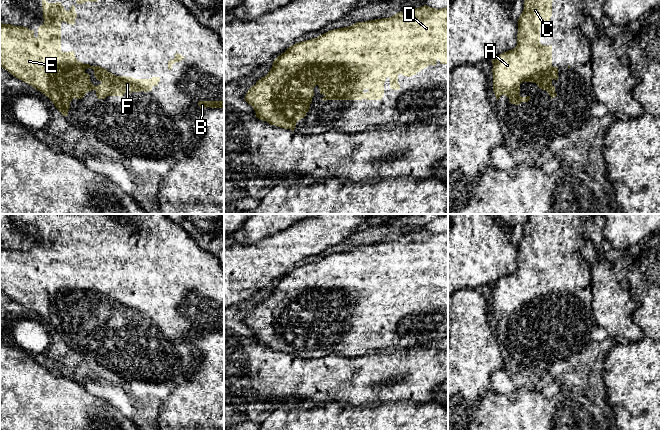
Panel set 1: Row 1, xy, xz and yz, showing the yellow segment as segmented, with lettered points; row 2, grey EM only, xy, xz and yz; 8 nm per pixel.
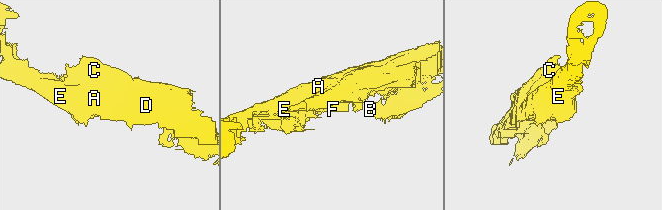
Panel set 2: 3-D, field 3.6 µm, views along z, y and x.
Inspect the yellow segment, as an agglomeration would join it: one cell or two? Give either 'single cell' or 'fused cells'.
single cell

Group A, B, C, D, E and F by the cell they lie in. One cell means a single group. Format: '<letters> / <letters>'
A B C D E F

